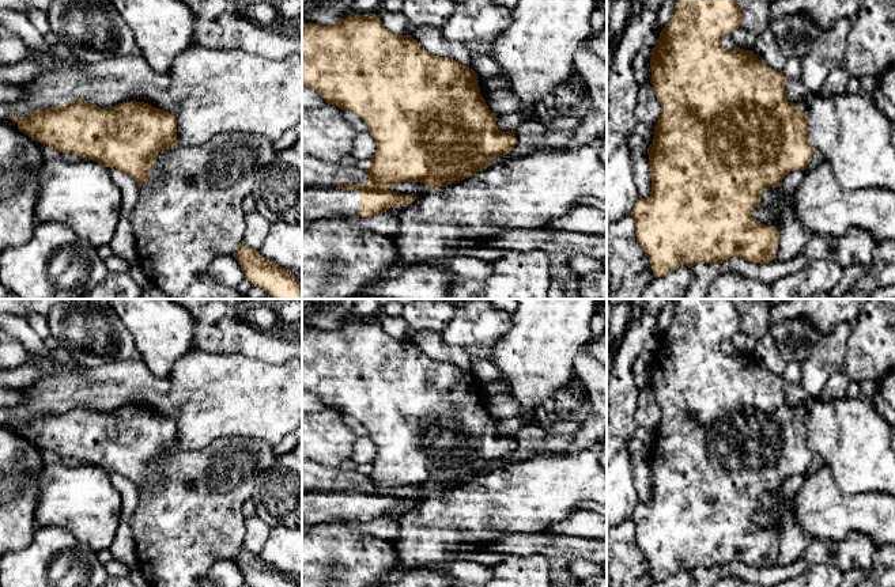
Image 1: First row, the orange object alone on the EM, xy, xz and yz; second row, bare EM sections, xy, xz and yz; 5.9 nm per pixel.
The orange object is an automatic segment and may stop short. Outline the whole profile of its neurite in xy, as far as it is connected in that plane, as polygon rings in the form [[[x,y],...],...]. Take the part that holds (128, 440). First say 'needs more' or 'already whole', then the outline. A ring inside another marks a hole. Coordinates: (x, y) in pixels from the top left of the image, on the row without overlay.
already whole | [[[80,404],[72,409],[35,413],[27,421],[11,419],[10,423],[18,428],[20,436],[37,447],[116,472],[131,480],[139,491],[148,485],[150,474],[156,469],[156,459],[180,450],[175,421],[136,405],[101,412]]]

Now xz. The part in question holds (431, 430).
needs more | [[[354,319],[331,330],[302,329],[302,390],[316,394],[321,402],[341,414],[359,420],[377,447],[369,488],[302,495],[302,523],[320,524],[333,519],[371,522],[393,510],[409,510],[419,500],[443,492],[492,470],[496,461],[509,458],[517,447],[516,435],[502,436],[496,420],[480,398],[477,378],[453,363],[433,360],[412,340],[399,340],[384,332],[379,322]],[[403,486],[420,486],[413,499],[394,495]]]

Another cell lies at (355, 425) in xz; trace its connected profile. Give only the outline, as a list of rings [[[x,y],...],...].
[[[341,414],[343,423],[356,435],[356,438],[360,436],[369,436],[369,429],[355,417],[350,414]]]

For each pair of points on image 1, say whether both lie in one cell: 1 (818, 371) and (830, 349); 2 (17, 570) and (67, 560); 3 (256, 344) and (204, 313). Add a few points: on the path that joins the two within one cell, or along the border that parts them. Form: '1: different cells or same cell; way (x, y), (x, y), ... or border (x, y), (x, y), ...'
1: same cell; way (819, 366), (827, 355)
2: same cell; way (29, 570), (55, 570)
3: same cell; way (244, 332), (221, 313), (216, 313)

